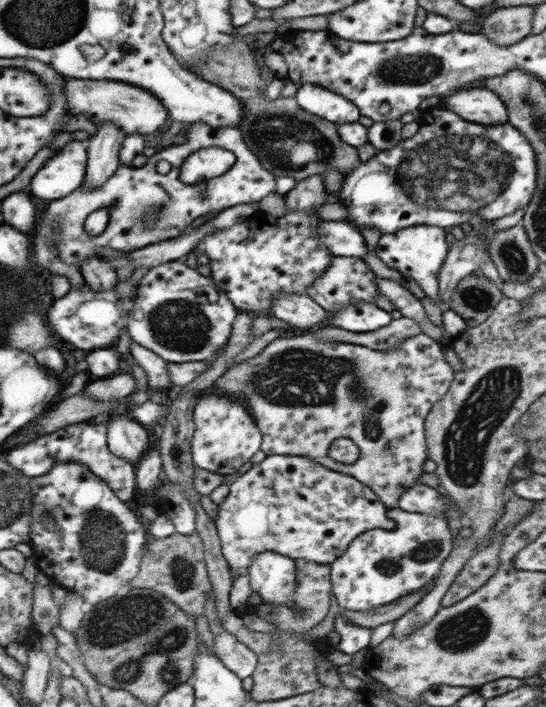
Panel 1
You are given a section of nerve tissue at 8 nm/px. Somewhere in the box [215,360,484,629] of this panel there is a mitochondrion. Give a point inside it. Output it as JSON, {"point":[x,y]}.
{"point":[427,551]}

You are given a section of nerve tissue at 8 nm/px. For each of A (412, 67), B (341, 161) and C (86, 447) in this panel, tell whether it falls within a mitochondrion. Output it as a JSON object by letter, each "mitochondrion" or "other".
{"A":"mitochondrion","B":"mitochondrion","C":"other"}

